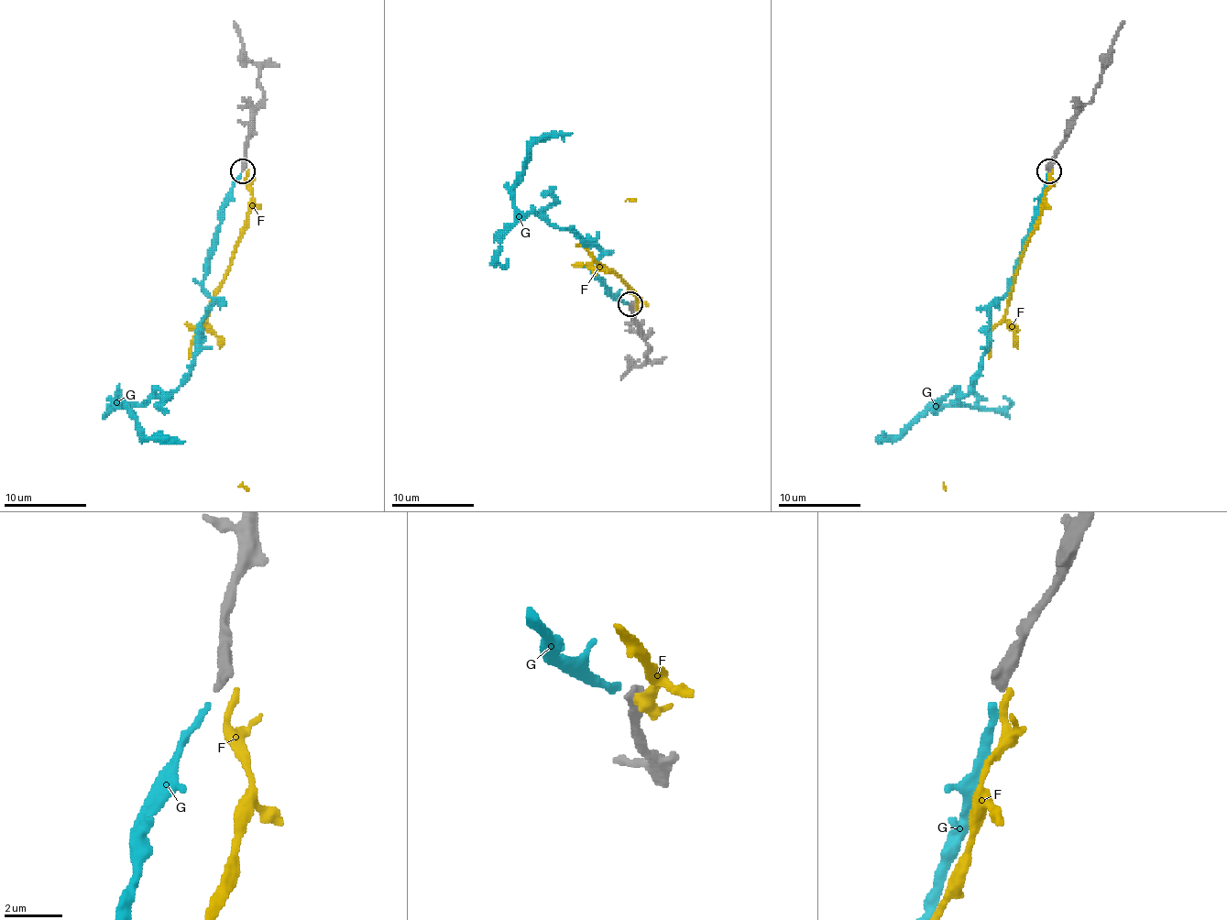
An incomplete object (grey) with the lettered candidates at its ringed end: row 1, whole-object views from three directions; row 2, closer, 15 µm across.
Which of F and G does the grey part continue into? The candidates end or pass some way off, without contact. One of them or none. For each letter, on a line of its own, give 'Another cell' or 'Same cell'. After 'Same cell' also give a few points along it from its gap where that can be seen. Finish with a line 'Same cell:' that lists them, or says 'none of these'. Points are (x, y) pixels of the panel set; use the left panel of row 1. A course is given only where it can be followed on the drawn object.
F: Another cell
G: Same cell. Its course: (240, 173), (202, 280), (213, 301), (191, 373), (174, 389), (125, 406), (143, 437), (184, 441)
Same cell: G

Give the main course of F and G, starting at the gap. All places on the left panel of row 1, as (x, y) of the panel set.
F: (246, 173), (252, 196), (248, 223), (238, 237), (209, 315), (194, 332), (189, 358), (248, 490)
G: (240, 173), (202, 280), (213, 301), (191, 373), (174, 389), (125, 406), (143, 437), (184, 441)

